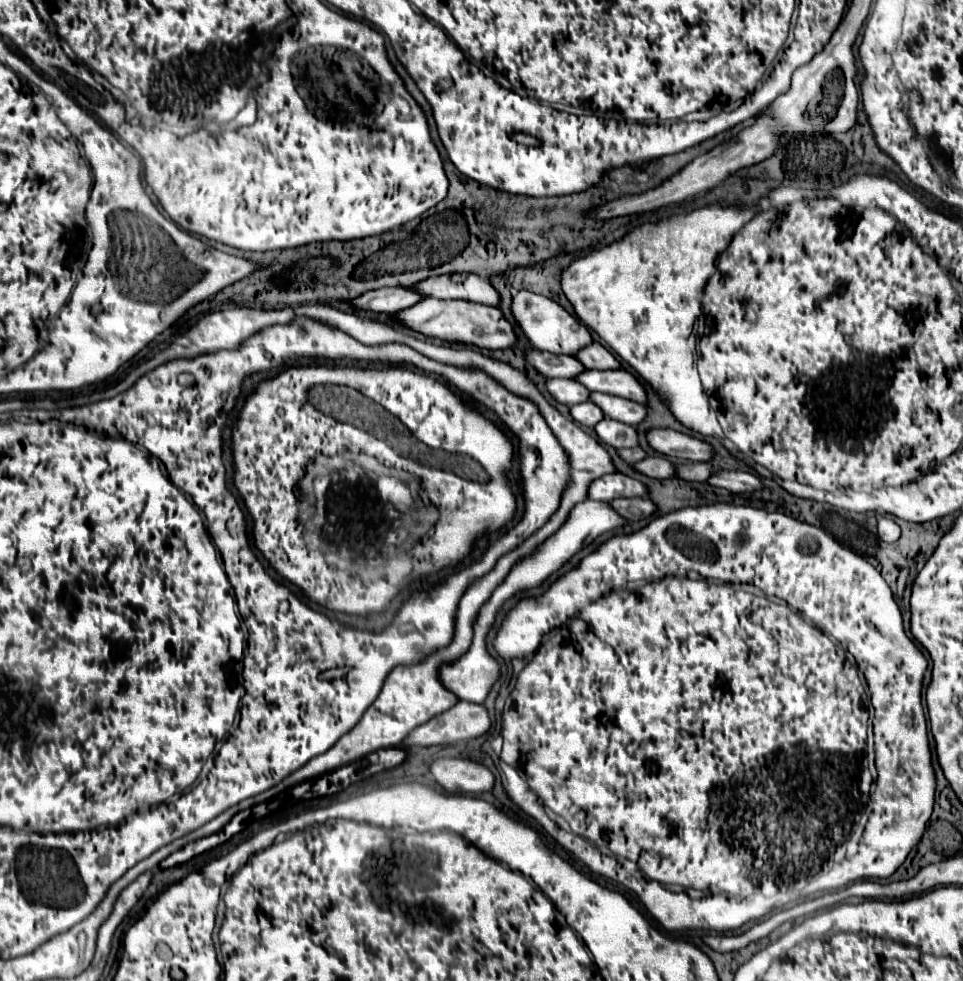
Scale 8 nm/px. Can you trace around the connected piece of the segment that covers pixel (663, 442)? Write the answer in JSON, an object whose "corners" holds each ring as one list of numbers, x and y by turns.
{"corners":[[650,428,646,432,648,446,668,458,682,458,692,462,706,462,712,458,712,448,688,434,670,428]]}

